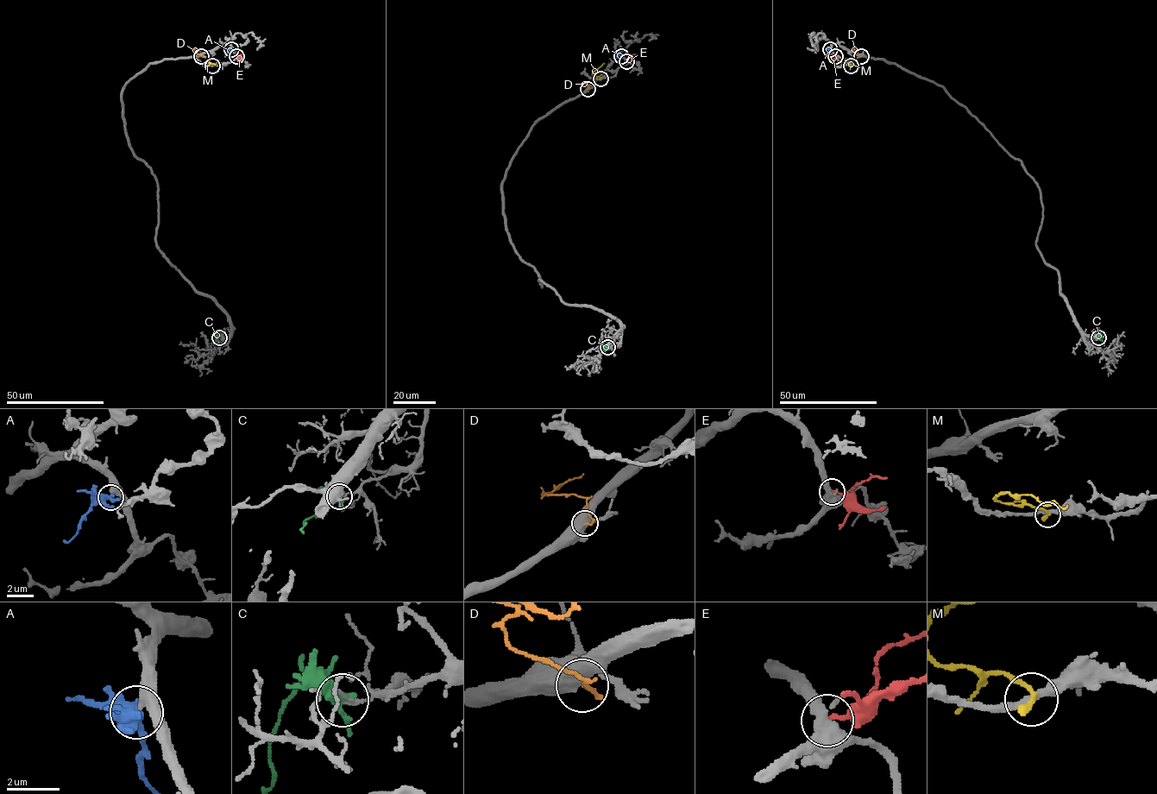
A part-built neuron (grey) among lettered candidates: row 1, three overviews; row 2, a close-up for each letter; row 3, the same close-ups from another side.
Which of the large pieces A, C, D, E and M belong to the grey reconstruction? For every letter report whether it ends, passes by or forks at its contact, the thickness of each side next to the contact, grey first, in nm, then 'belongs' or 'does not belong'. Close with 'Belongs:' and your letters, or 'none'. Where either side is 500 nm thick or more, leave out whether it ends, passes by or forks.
A: it forks | 360/320 nm | belongs
C: it passes by | 140/360 nm | does not belong
D: 500/130 nm | does not belong
E: 500/190 nm | does not belong
M: it ends | 300/280 nm | does not belong
Belongs: A

